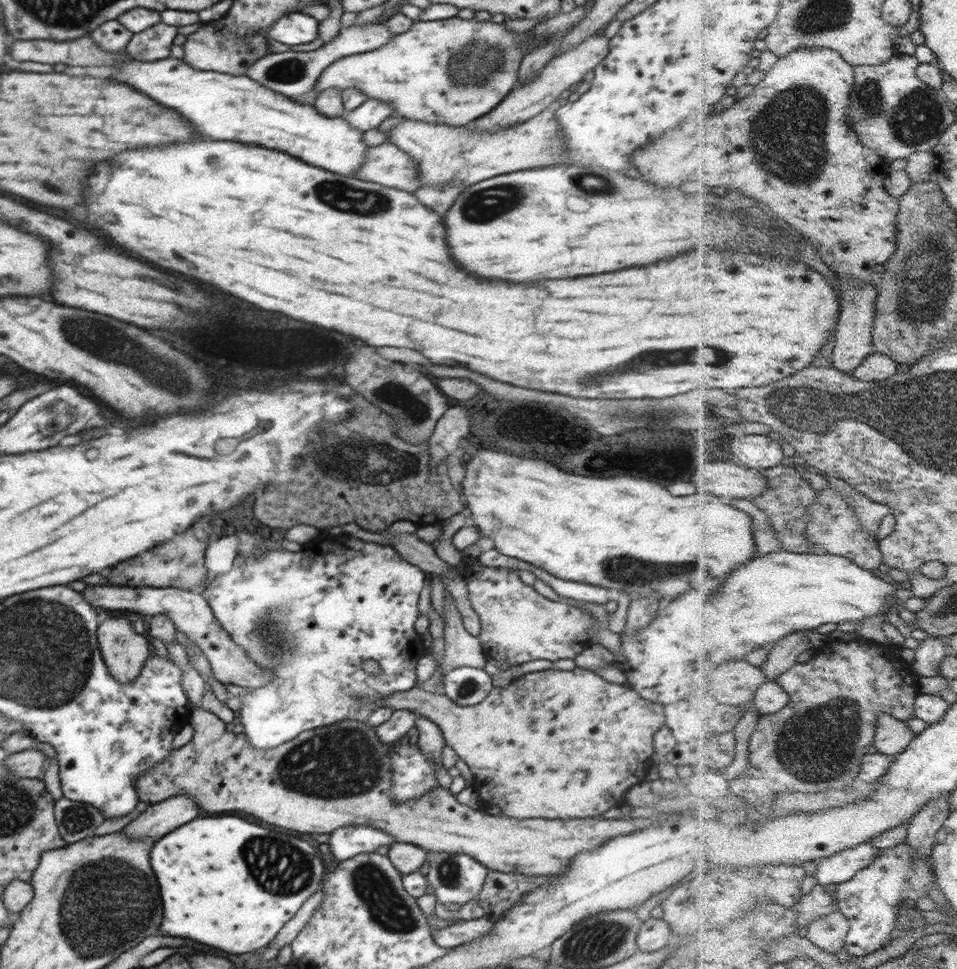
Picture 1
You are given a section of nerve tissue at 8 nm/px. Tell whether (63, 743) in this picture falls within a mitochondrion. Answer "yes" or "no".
no

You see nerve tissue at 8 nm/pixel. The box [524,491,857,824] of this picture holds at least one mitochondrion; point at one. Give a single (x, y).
(625, 568)

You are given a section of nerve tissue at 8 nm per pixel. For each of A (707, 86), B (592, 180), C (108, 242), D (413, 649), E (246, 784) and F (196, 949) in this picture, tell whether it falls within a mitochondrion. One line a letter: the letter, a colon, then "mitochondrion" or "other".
A: other
B: mitochondrion
C: other
D: other
E: other
F: other

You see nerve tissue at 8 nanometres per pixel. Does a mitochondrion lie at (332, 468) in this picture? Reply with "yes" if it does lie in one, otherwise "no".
yes

